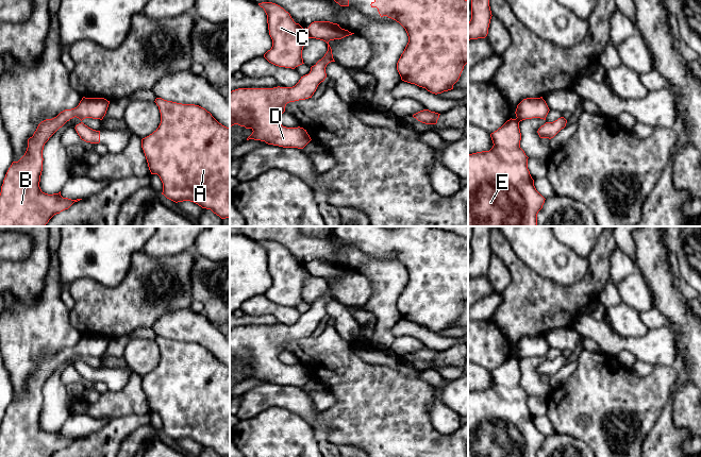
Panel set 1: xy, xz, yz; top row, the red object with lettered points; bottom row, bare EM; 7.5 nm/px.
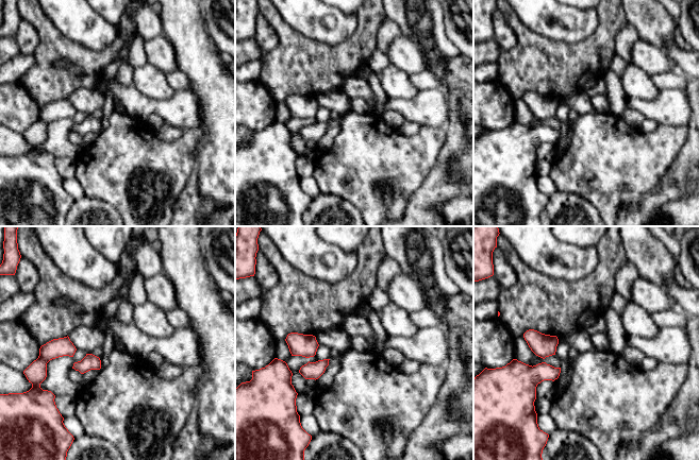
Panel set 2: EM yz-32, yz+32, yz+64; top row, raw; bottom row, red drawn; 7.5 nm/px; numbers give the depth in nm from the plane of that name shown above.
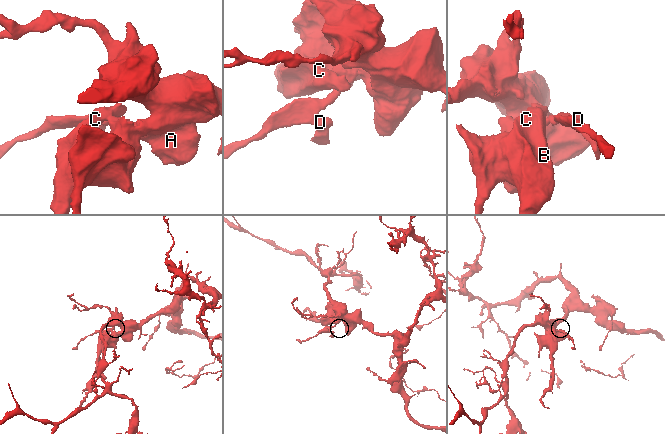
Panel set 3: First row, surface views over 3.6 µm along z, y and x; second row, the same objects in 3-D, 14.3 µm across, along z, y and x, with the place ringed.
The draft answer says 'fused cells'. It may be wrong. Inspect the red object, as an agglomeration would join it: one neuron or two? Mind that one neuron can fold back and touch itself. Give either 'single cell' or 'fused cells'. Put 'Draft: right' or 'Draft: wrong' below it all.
single cell
Draft: wrong

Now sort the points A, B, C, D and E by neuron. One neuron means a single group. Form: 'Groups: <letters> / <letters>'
Groups: A B C D E

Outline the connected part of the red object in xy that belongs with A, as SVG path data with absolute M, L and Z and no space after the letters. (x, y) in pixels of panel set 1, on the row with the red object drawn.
M156 98L161 113L158 128L141 139L149 170L157 174L167 199L178 203L190 201L202 208L211 209L221 219L230 218L230 129L219 123L210 112L195 104L182 104Z

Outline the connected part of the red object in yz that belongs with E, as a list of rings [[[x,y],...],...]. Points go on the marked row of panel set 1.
[[[540,98],[523,99],[516,108],[516,119],[507,120],[490,134],[493,148],[489,151],[468,155],[468,226],[537,226],[537,214],[543,208],[545,198],[536,190],[534,180],[528,169],[528,156],[520,148],[519,122],[525,119],[546,120],[549,113],[546,101]]]

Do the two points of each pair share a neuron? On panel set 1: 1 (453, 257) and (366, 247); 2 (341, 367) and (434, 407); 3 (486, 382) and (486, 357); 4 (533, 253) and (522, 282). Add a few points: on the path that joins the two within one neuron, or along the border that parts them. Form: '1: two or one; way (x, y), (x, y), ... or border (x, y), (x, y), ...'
1: one; way (432, 257), (417, 247), (387, 247)
2: two; border (433, 387), (429, 419), (435, 429)
3: two; border (479, 365), (489, 372)
4: two; border (512, 249), (529, 268), (550, 280)

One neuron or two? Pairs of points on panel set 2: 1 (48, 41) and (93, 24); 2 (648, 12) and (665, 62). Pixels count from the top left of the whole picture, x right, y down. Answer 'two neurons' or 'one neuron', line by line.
1: two neurons
2: two neurons

